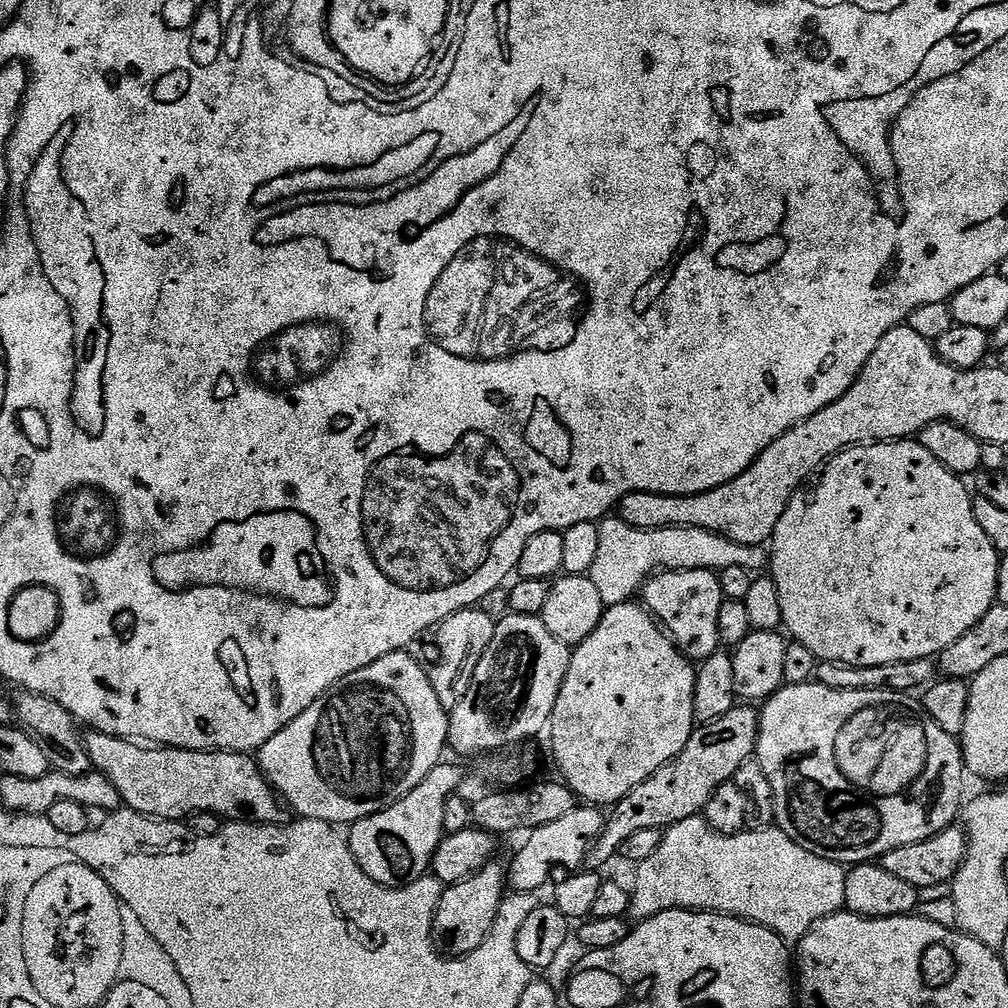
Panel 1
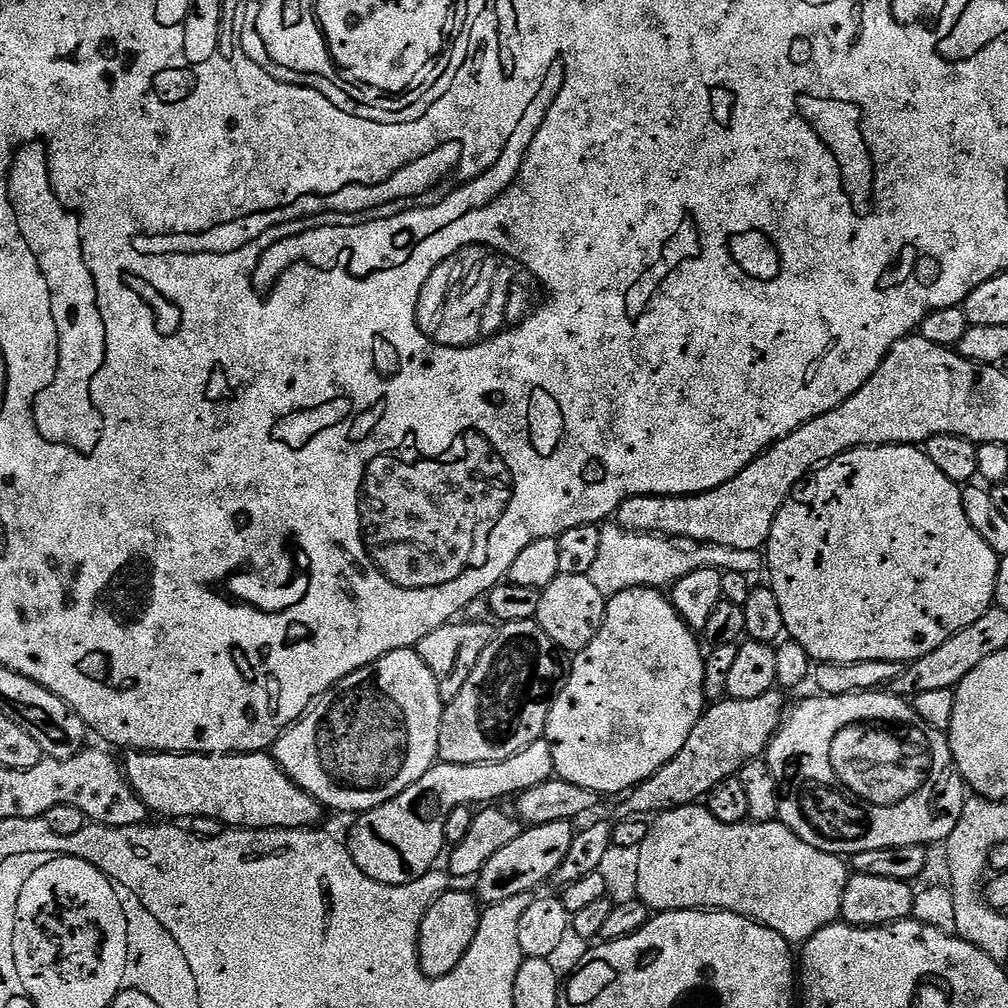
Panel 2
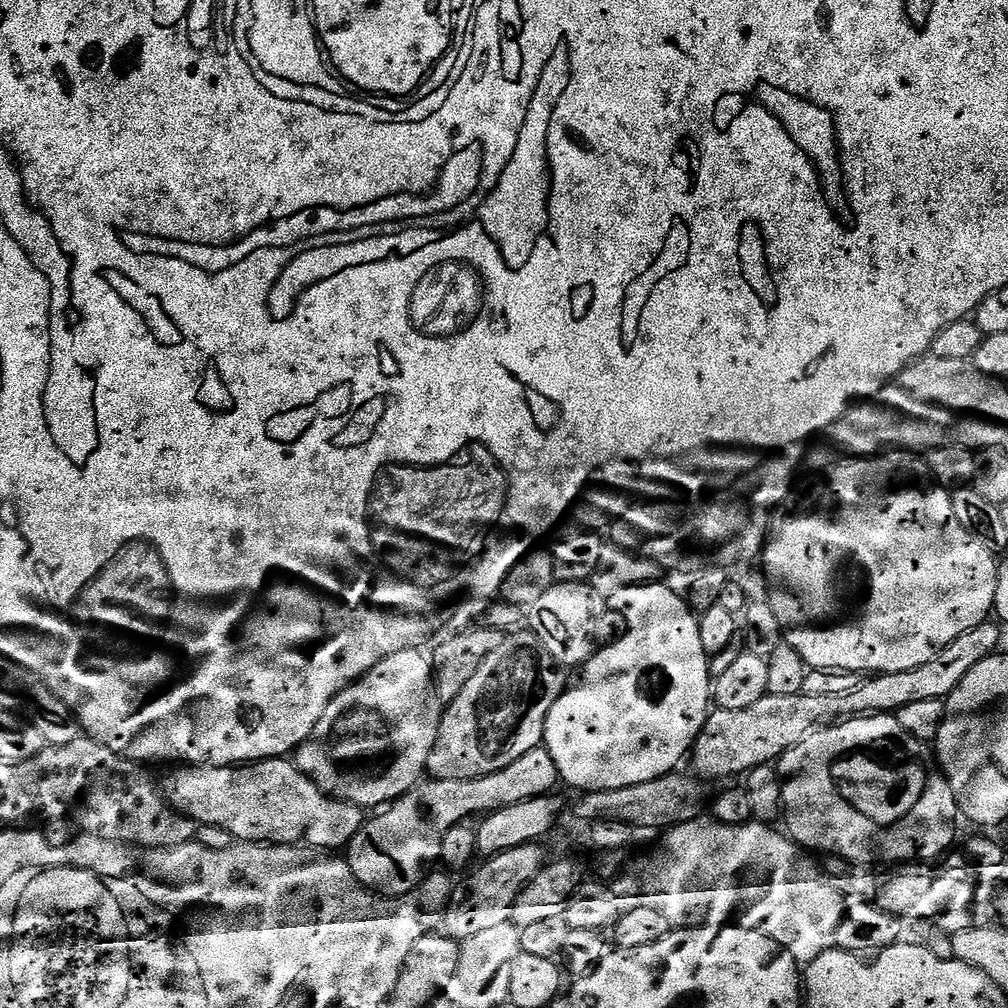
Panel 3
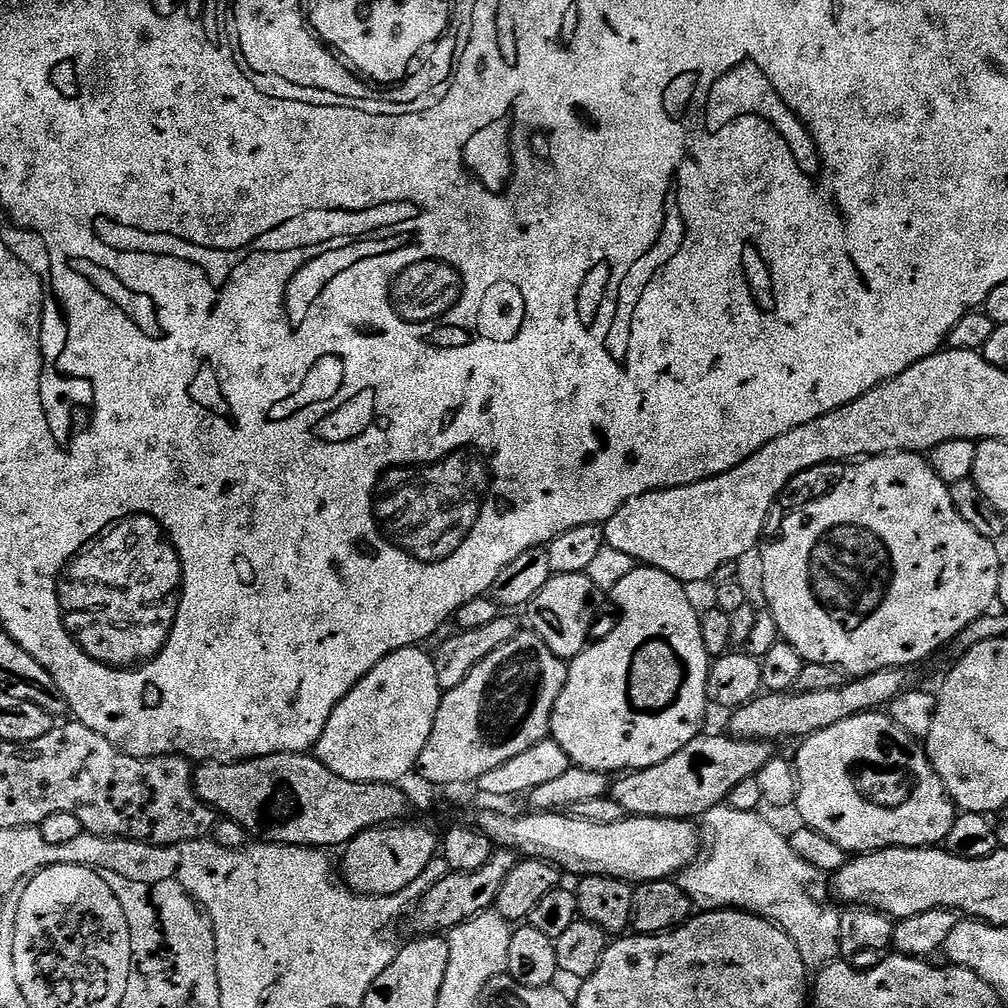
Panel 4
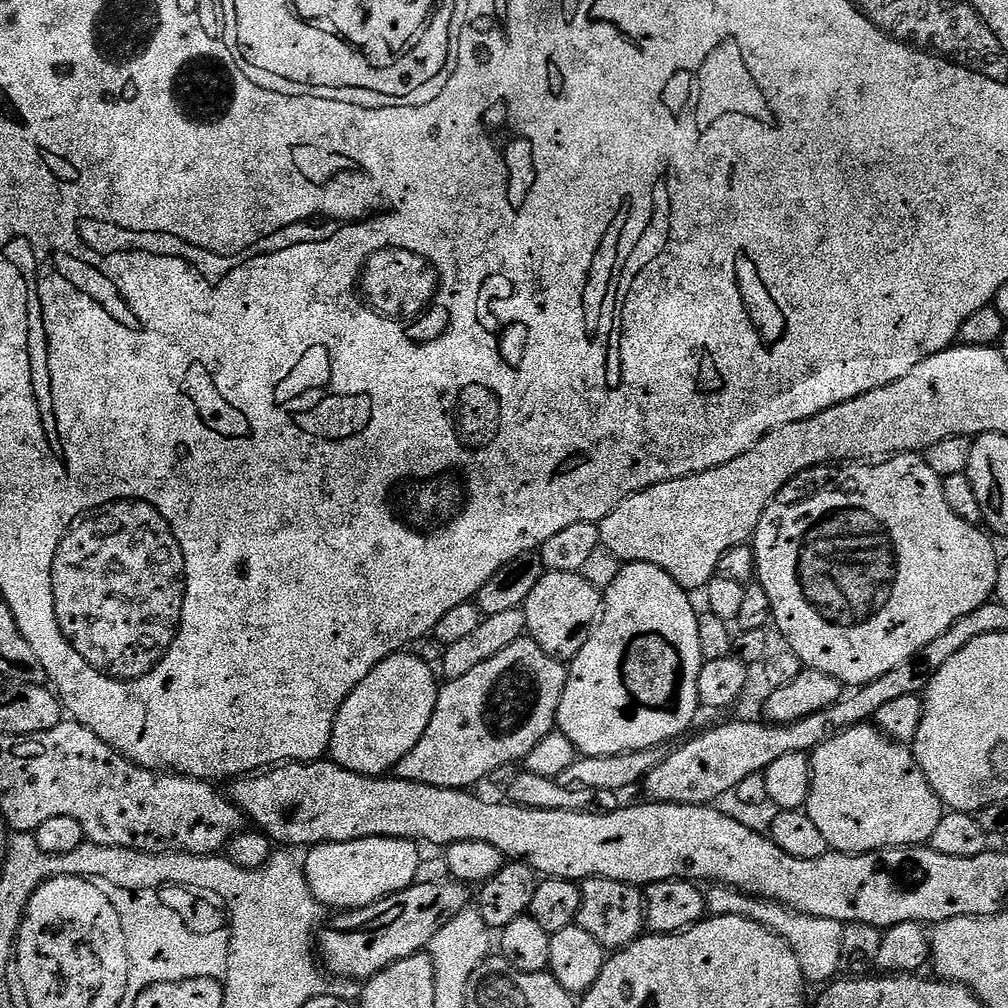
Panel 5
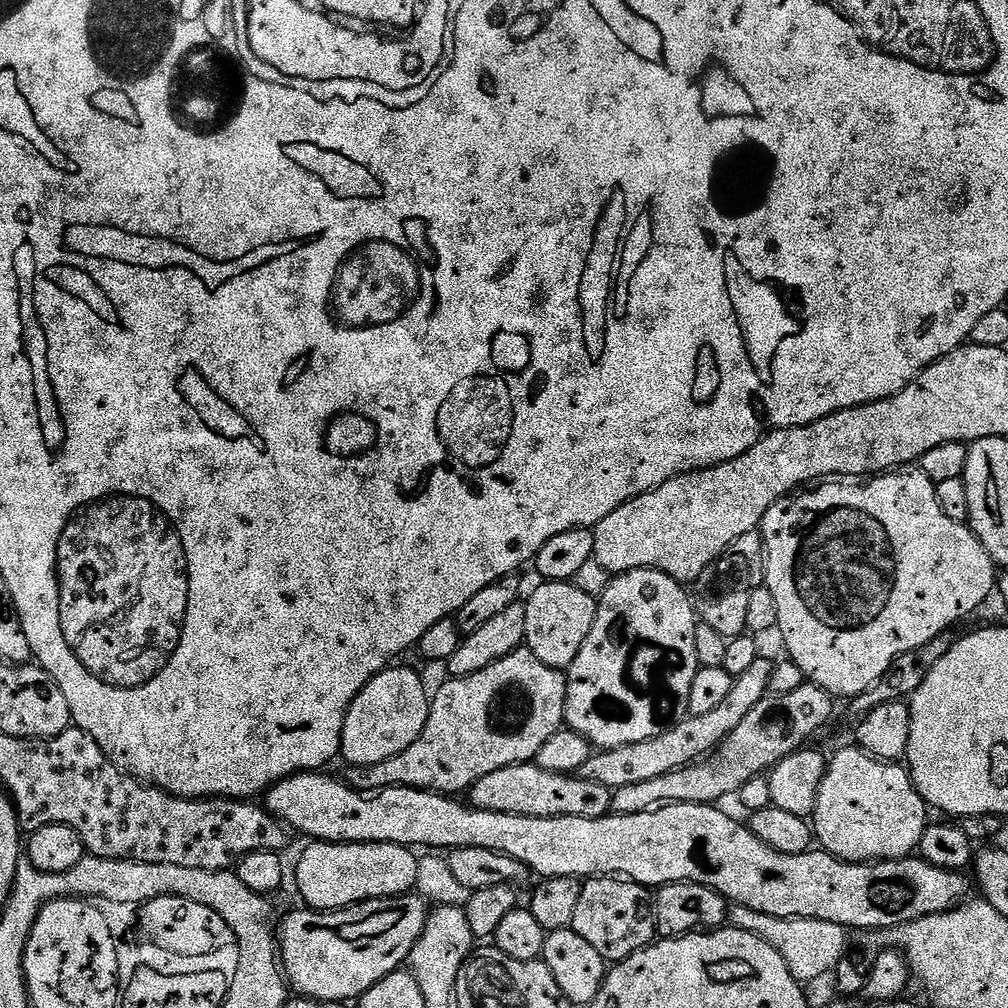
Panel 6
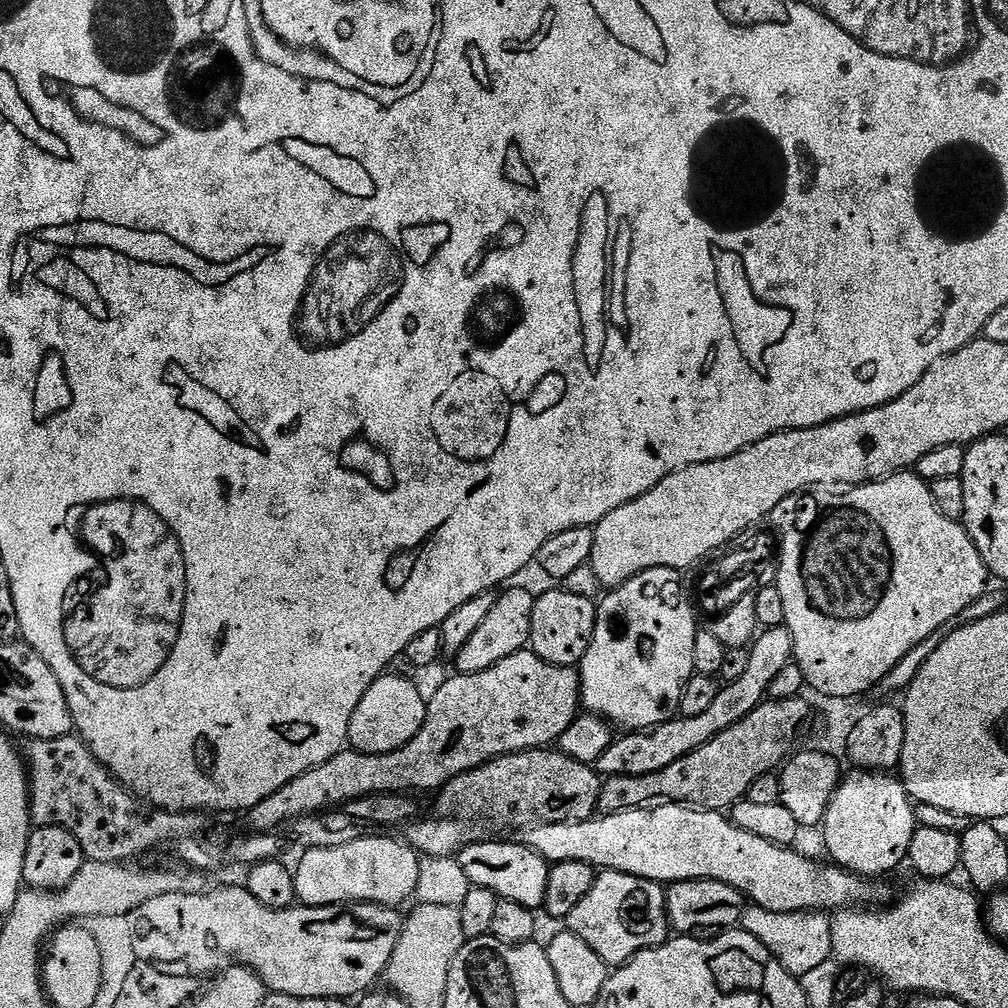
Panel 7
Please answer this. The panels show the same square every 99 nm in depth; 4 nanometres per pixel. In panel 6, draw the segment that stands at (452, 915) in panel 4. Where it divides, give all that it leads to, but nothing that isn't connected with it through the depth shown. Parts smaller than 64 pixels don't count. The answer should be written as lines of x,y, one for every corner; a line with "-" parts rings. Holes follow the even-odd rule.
405,894
403,896
386,896
382,900
364,900
360,904
351,904
348,908
338,908
334,912
321,912
319,910
303,910
304,912
292,912
284,920
284,925
278,928
278,955
282,961
284,975
291,989
301,997
309,1000
343,1000
359,1001
375,984
390,973
397,971
404,959
411,957
416,951
416,943
422,938
430,917
430,905
419,894

